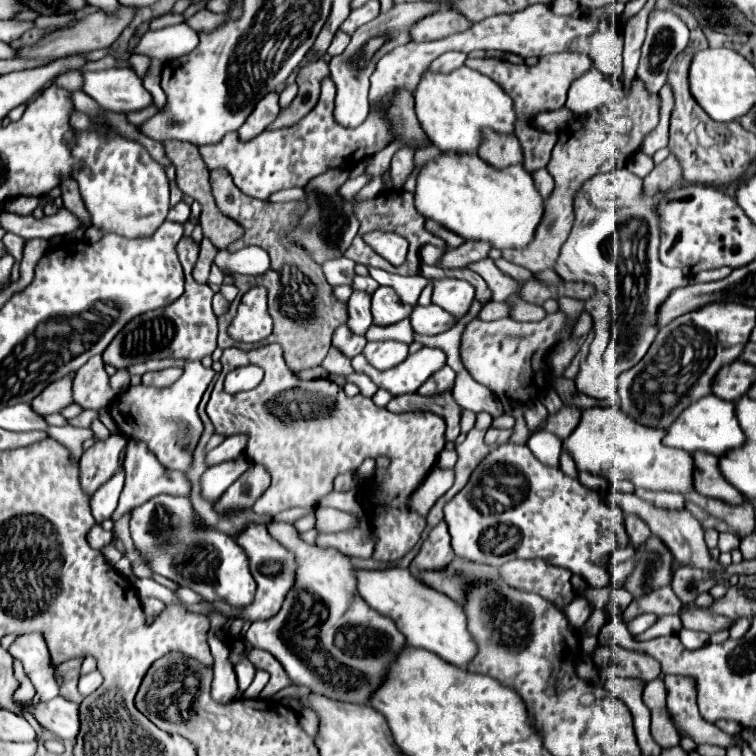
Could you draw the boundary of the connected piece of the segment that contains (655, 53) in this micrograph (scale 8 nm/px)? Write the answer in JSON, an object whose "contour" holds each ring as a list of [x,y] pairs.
{"contour":[[[654,10],[650,12],[648,34],[646,34],[646,40],[642,46],[642,56],[640,56],[640,64],[638,64],[638,72],[636,72],[636,76],[644,82],[644,88],[648,88],[648,92],[658,94],[660,88],[666,84],[668,70],[670,70],[674,58],[686,48],[688,38],[690,38],[690,30],[678,16],[674,16],[672,12],[654,12]]]}

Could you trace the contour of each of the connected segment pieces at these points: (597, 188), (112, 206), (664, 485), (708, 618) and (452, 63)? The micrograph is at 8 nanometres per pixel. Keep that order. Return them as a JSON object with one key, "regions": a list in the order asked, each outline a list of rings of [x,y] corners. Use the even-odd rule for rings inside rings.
{"regions":[[[[626,168],[620,170],[620,172],[616,172],[616,174],[596,174],[596,176],[592,176],[592,180],[586,180],[586,182],[584,182],[584,188],[580,188],[580,192],[576,194],[574,212],[576,212],[578,216],[576,216],[576,222],[574,222],[574,228],[572,228],[568,240],[564,242],[564,248],[560,250],[560,256],[558,256],[556,266],[554,266],[554,272],[556,272],[564,282],[586,282],[586,284],[592,284],[592,286],[596,288],[596,296],[592,296],[592,298],[586,302],[586,306],[580,308],[580,310],[588,310],[590,316],[592,316],[592,322],[594,322],[594,326],[592,326],[592,328],[594,328],[594,338],[590,340],[588,354],[586,354],[586,358],[580,362],[580,372],[578,372],[578,376],[576,376],[576,380],[574,380],[578,392],[582,392],[582,394],[586,394],[586,396],[590,396],[590,398],[608,400],[608,402],[612,402],[612,404],[618,404],[618,378],[620,378],[620,374],[626,372],[628,368],[636,366],[636,364],[644,358],[644,354],[648,352],[652,340],[656,338],[656,334],[658,334],[658,330],[660,330],[660,326],[656,324],[656,312],[658,312],[660,304],[670,296],[672,290],[676,290],[676,288],[680,288],[680,286],[686,286],[686,284],[688,284],[688,278],[686,278],[680,270],[666,268],[666,266],[660,264],[660,260],[658,260],[660,232],[658,232],[658,216],[656,216],[654,208],[656,208],[656,202],[658,202],[660,198],[662,198],[662,194],[652,196],[652,198],[650,198],[650,196],[644,196],[644,194],[642,194],[642,180],[640,180],[638,176],[634,176],[632,172],[628,172]],[[584,216],[586,216],[586,220],[588,220],[586,224],[590,226],[590,230],[584,230]]],[[[112,128],[108,136],[100,136],[98,132],[76,132],[72,154],[84,162],[74,176],[94,226],[124,238],[146,238],[160,228],[170,210],[168,178],[164,168],[152,160],[140,144],[118,136]]],[[[596,406],[582,410],[576,430],[562,442],[562,452],[570,454],[580,472],[606,476],[612,484],[618,480],[630,480],[636,488],[674,490],[686,494],[692,490],[692,454],[664,446],[664,434],[666,432],[660,428],[636,424],[636,420],[624,414],[618,406]]],[[[688,608],[680,612],[682,624],[688,630],[702,630],[708,634],[714,634],[722,628],[730,628],[730,618],[720,616],[720,614],[712,614],[710,610],[700,610],[700,608]]],[[[446,52],[446,54],[438,56],[430,64],[428,70],[438,70],[438,72],[444,72],[446,74],[446,72],[452,72],[452,70],[460,68],[464,64],[464,60],[466,60],[466,54],[464,52]]]]}

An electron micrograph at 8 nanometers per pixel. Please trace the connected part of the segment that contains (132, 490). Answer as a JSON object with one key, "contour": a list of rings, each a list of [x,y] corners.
{"contour":[[[128,440],[128,452],[126,452],[124,468],[126,468],[126,484],[124,484],[124,490],[122,490],[122,496],[120,496],[120,504],[112,514],[112,520],[118,520],[122,514],[132,512],[136,506],[148,502],[150,498],[154,498],[158,494],[190,496],[192,484],[186,478],[186,474],[166,470],[154,456],[150,456],[150,452],[148,452],[148,448],[144,444],[138,444],[138,440]]]}

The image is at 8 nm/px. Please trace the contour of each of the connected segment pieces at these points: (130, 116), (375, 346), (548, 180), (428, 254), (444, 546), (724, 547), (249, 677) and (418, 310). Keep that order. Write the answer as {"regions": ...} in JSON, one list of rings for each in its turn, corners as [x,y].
{"regions":[[[[154,103],[150,104],[150,108],[145,108],[144,110],[140,110],[140,112],[128,112],[126,114],[126,120],[130,122],[130,124],[134,124],[134,126],[138,126],[138,124],[142,124],[146,118],[150,118],[158,112],[156,105]]],[[[368,342],[362,354],[376,370],[388,370],[408,356],[408,346],[404,342]]],[[[542,168],[542,170],[534,172],[532,178],[534,178],[534,182],[536,182],[536,188],[540,190],[540,196],[544,196],[544,200],[546,200],[546,198],[552,194],[552,190],[554,190],[554,180],[552,180],[552,176],[548,174],[546,168]]],[[[422,246],[420,248],[420,260],[424,262],[424,264],[428,264],[428,266],[434,266],[434,264],[438,264],[438,260],[440,260],[440,256],[444,254],[446,250],[444,248],[438,248],[438,246]]],[[[442,520],[424,540],[420,552],[410,562],[410,570],[414,574],[424,570],[440,570],[440,568],[446,568],[452,562],[452,558],[454,558],[454,552],[450,546],[450,534],[448,534],[446,522]]],[[[722,532],[720,534],[720,542],[718,542],[720,552],[732,552],[738,546],[740,546],[740,538],[734,532]]],[[[242,658],[238,664],[236,664],[236,676],[238,676],[238,686],[240,686],[240,692],[244,692],[250,682],[254,680],[254,674],[256,674],[256,668],[252,666],[250,660]]],[[[430,304],[426,308],[416,306],[414,312],[412,312],[412,316],[410,316],[410,324],[412,324],[414,332],[434,336],[434,334],[450,330],[456,324],[456,320],[446,310],[442,310],[440,306]]]]}

